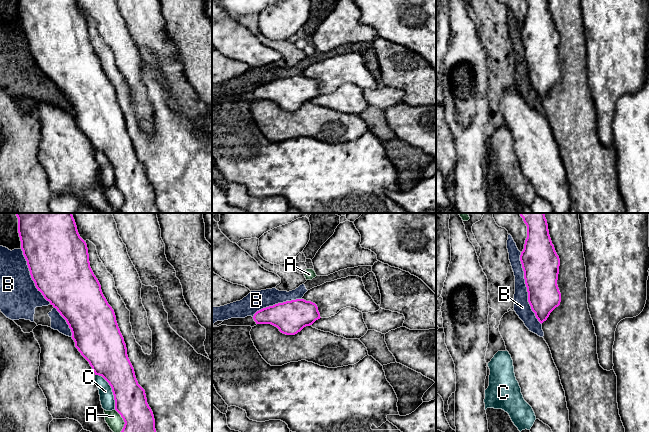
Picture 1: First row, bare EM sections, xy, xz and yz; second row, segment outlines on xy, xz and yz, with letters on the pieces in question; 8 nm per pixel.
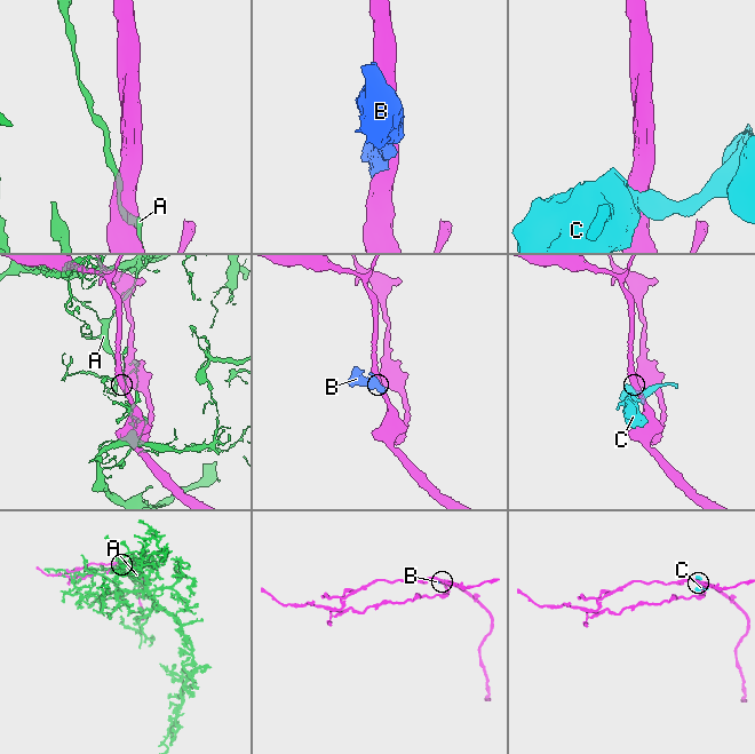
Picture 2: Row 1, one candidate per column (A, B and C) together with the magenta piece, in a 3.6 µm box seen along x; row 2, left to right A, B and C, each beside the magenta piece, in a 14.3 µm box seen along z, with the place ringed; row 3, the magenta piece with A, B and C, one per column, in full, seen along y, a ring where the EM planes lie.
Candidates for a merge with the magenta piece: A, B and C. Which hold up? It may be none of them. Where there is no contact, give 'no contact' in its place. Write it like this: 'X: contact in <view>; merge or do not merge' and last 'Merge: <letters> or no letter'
A: contact in xy; do not merge
B: contact in yz; do not merge
C: contact in xy; do not merge
Merge: no letter

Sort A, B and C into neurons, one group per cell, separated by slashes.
A / B / C

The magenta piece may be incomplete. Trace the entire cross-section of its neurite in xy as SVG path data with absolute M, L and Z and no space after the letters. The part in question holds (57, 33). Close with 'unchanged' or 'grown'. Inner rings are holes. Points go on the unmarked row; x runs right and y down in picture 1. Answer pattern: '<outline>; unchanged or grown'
M18 0L18 9L21 25L36 64L66 96L71 105L75 123L89 138L95 151L102 152L112 164L115 186L125 198L118 213L159 213L145 166L138 160L134 144L128 134L126 120L114 86L104 73L101 61L90 43L87 20L80 13L76 0Z; unchanged

